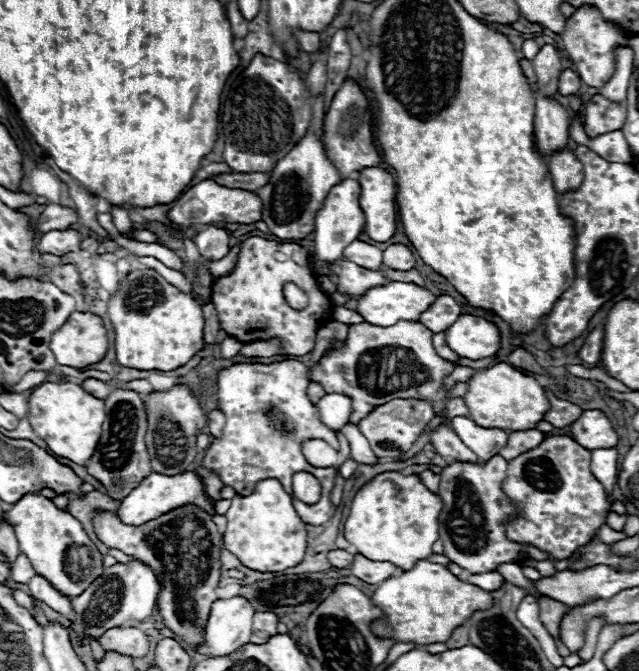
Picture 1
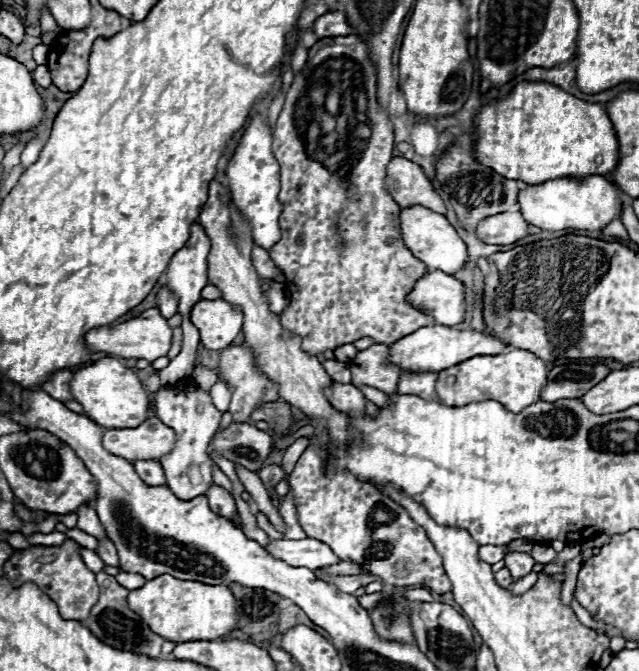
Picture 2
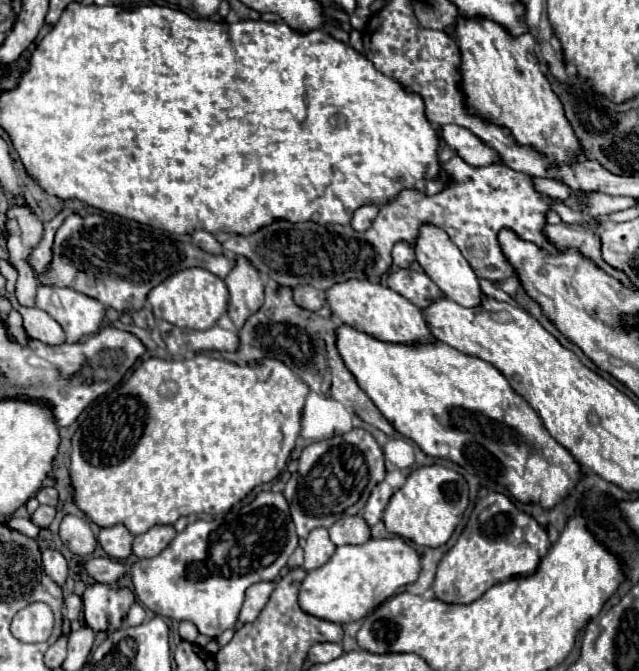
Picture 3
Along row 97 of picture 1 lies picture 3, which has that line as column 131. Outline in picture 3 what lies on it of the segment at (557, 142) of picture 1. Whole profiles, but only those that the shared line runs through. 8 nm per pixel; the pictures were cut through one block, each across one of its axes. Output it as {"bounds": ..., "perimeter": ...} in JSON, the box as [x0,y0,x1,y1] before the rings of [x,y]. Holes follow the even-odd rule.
{"bounds":[98,524,134,560],"perimeter":[[[122,524],[102,528],[98,534],[98,542],[104,548],[104,552],[110,558],[118,558],[118,560],[126,560],[130,556],[132,540],[134,540],[134,536]]]}

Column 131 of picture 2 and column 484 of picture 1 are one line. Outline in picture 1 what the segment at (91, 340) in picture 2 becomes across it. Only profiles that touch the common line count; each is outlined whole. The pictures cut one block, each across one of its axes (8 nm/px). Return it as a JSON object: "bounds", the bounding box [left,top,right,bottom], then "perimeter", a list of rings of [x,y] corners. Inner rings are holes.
{"bounds":[444,314,500,360],"perimeter":[[[460,314],[444,334],[450,350],[462,358],[482,360],[500,350],[500,332],[484,318]]]}

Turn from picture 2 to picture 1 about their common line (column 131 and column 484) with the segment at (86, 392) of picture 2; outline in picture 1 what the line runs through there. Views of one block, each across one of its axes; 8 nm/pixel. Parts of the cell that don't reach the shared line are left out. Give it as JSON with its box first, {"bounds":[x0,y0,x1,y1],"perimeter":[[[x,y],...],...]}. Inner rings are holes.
{"bounds":[462,362,550,432],"perimeter":[[[498,362],[492,368],[476,370],[474,376],[470,376],[468,380],[468,392],[462,398],[470,418],[478,426],[500,428],[506,432],[534,428],[536,422],[542,420],[542,414],[550,408],[542,386],[532,376],[526,376],[506,362]]]}

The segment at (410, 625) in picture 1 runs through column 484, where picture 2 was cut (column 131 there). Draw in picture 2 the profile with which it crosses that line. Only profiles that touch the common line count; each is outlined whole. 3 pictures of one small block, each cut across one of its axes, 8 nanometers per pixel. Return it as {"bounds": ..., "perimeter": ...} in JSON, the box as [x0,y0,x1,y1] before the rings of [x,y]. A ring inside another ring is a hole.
{"bounds":[128,574,238,640],"perimeter":[[[162,574],[148,580],[142,588],[128,594],[128,606],[134,608],[146,620],[152,632],[158,632],[164,640],[216,640],[230,636],[238,626],[238,604],[232,590],[226,584],[210,586],[196,580],[180,580],[170,574]]]}

